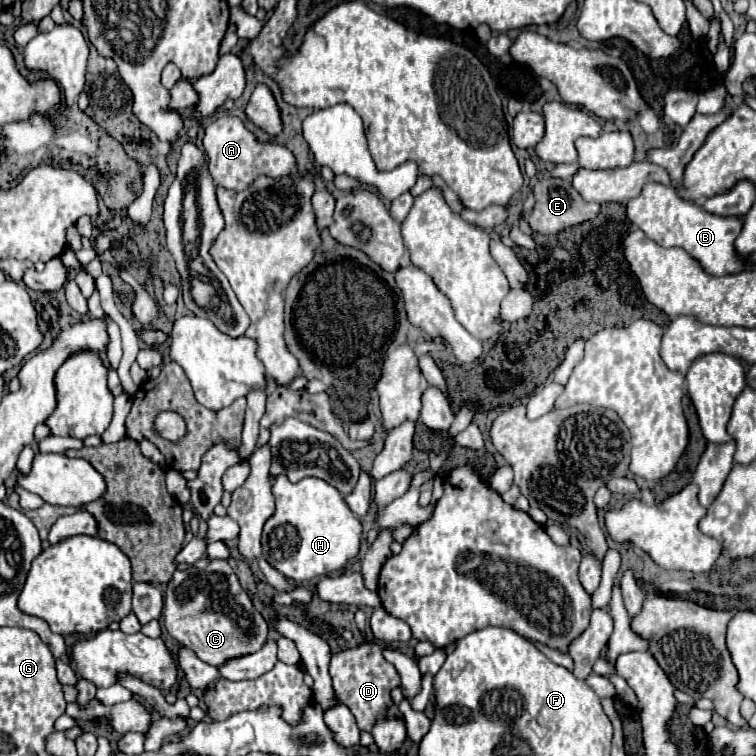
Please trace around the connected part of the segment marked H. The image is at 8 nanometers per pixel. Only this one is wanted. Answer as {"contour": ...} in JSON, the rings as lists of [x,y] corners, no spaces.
{"contour":[[[278,476],[272,486],[276,512],[264,524],[262,556],[294,582],[306,582],[326,576],[356,558],[362,542],[362,524],[346,506],[344,496],[320,478],[304,478],[292,484],[286,476]]]}

